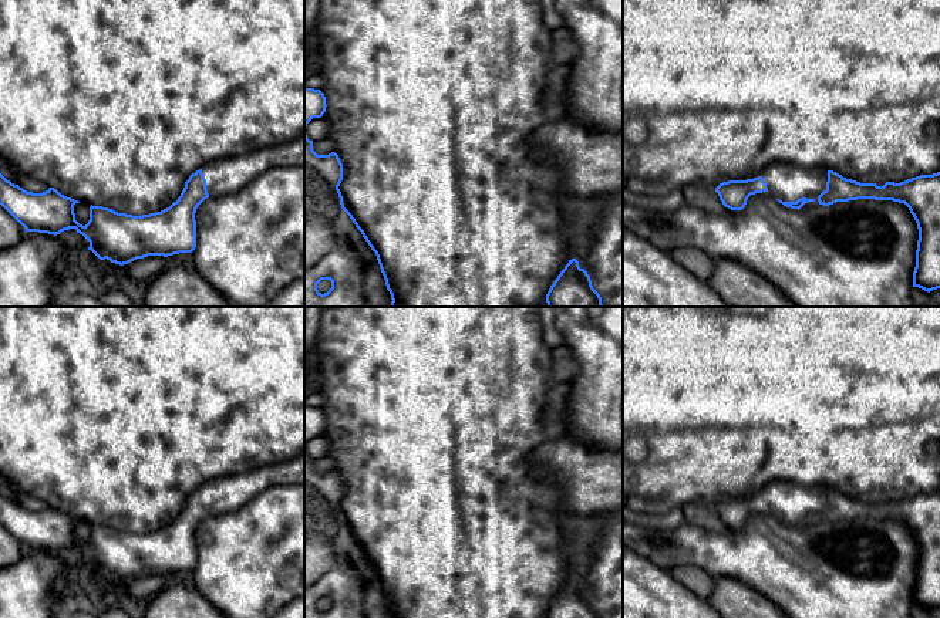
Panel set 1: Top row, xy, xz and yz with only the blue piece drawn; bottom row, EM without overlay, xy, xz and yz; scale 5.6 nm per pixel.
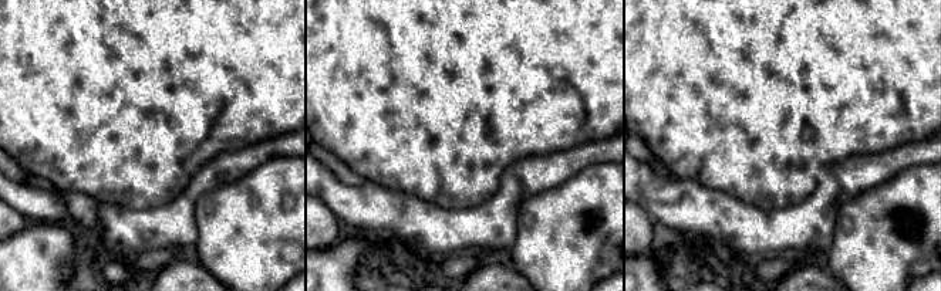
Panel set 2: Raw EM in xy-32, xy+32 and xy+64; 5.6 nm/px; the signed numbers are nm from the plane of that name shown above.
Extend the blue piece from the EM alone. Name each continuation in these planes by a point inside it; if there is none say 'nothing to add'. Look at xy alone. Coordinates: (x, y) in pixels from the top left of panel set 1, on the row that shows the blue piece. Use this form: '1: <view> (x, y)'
1: xy (223, 176)

